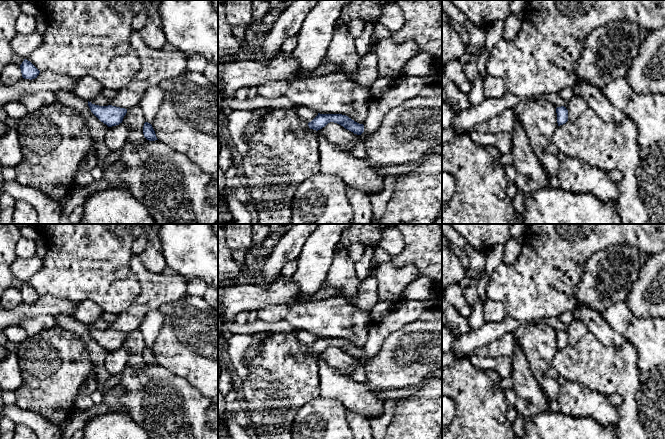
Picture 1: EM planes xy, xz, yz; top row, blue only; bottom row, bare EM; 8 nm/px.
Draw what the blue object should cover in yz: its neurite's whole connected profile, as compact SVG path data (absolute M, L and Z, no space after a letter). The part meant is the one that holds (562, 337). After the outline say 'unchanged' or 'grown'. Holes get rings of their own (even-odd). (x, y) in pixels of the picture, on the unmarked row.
M561 330L556 332L558 350L565 348L568 345L568 334Z | unchanged

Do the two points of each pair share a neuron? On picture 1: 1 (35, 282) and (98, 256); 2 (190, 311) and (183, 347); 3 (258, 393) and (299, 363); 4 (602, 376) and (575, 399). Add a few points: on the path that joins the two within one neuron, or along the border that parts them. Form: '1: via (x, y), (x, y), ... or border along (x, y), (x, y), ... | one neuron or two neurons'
1: via (51, 279), (69, 272), (82, 263) | one neuron
2: via (183, 320), (183, 338) | one neuron
3: via (268, 390), (271, 390), (289, 372) | one neuron
4: border along (567, 379), (577, 381), (608, 396) | two neurons

